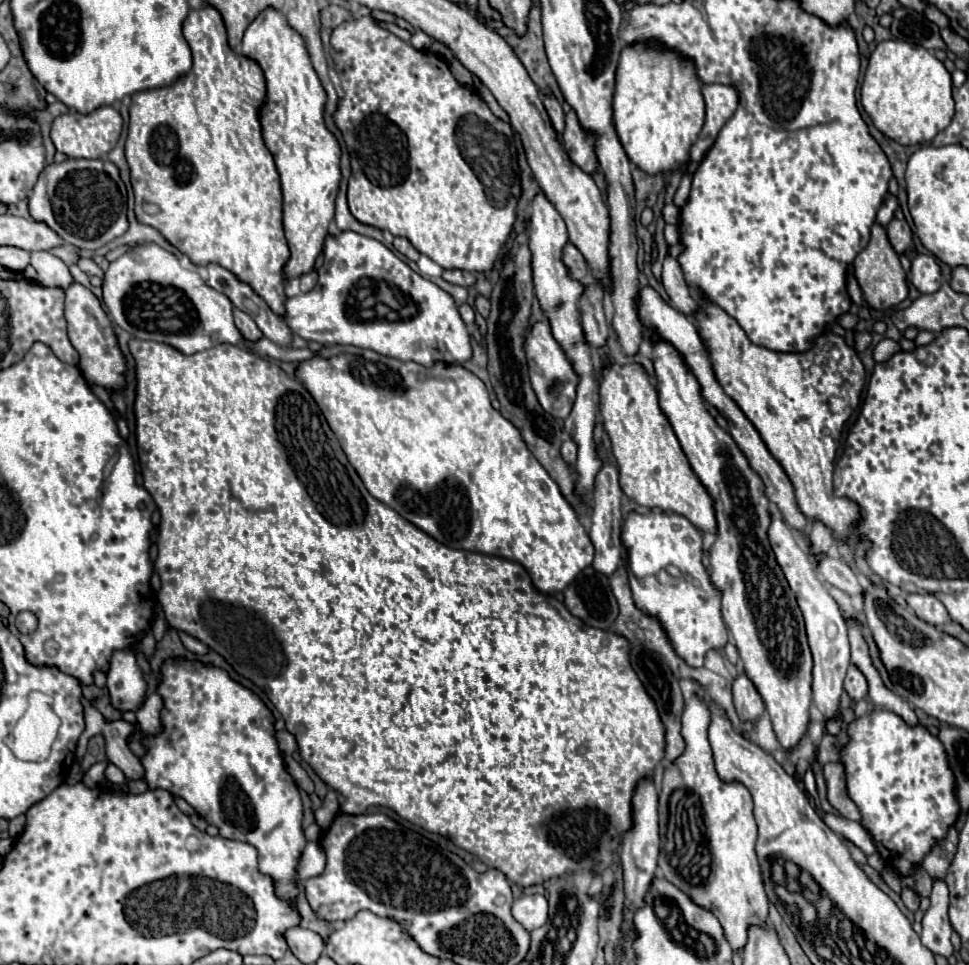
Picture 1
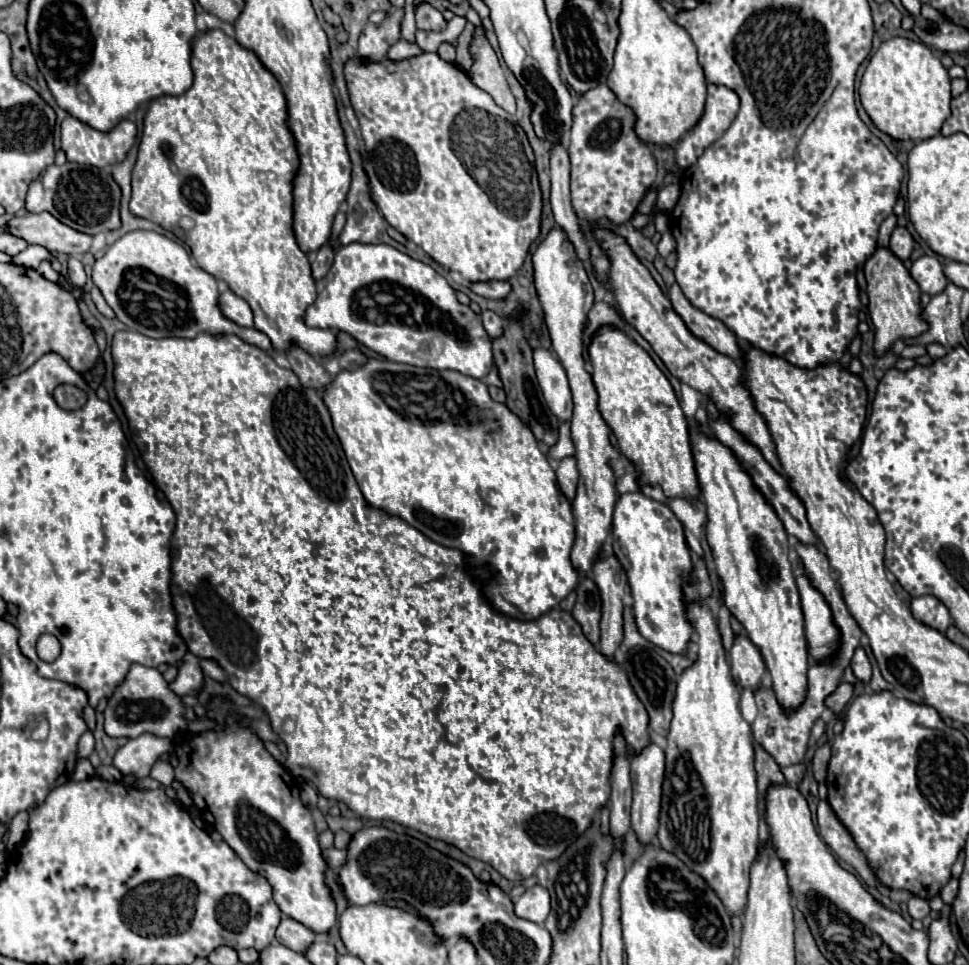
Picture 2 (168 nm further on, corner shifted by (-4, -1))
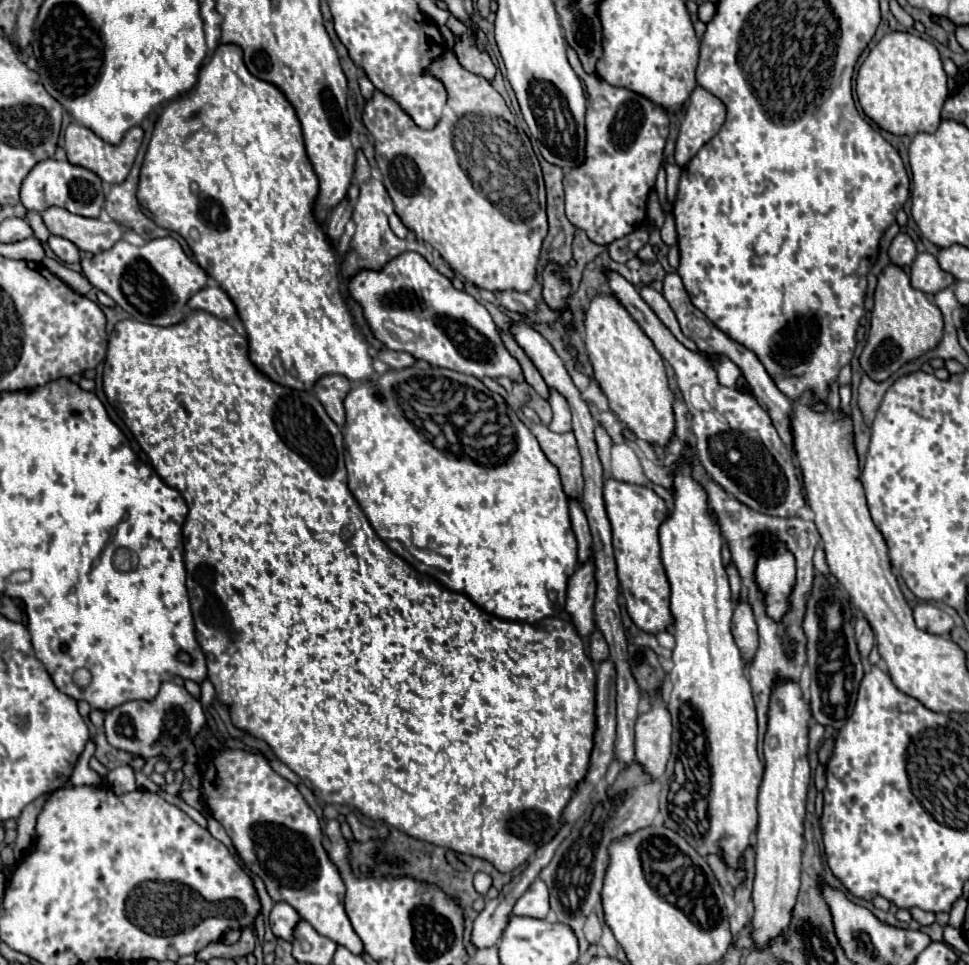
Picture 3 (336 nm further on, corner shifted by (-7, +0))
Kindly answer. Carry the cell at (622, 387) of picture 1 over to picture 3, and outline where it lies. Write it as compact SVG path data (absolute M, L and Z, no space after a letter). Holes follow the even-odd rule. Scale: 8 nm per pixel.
M596 295L590 301L586 313L586 353L592 363L594 379L610 401L610 409L634 433L650 445L668 445L668 437L676 433L674 393L668 385L668 373L662 357L654 349L652 341L644 335L630 313L614 299Z

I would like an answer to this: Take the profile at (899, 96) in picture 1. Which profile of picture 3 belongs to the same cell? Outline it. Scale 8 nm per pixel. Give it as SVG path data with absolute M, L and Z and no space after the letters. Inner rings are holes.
M910 33L884 35L858 71L856 95L864 113L884 131L910 137L920 131L934 133L942 121L942 105L948 99L948 77L938 49Z

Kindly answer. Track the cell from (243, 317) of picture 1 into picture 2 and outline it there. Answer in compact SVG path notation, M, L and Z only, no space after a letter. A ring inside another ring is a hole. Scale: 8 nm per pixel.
M221 284L221 288L225 288L219 292L219 302L217 302L221 314L241 328L253 328L253 312L249 304L237 294L233 294L227 286Z

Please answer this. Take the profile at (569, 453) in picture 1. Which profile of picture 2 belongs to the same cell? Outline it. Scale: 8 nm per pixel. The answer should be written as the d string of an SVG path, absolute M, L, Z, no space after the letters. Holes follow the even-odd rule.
M563 458L557 466L557 480L559 480L559 488L561 492L567 496L567 500L571 502L575 498L575 492L577 492L577 480L579 480L579 474L577 474L577 464L575 464L575 458Z

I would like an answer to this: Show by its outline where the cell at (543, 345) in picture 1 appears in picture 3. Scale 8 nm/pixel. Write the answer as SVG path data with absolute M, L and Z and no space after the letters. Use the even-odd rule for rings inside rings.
M550 389L550 405L554 411L554 419L550 423L550 429L556 433L566 433L572 429L572 413L568 409L568 401L556 393L556 389Z

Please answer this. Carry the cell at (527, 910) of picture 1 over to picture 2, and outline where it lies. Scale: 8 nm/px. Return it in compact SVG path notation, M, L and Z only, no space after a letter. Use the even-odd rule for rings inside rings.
M543 886L527 888L515 902L515 914L535 924L543 924L549 914L549 892Z

